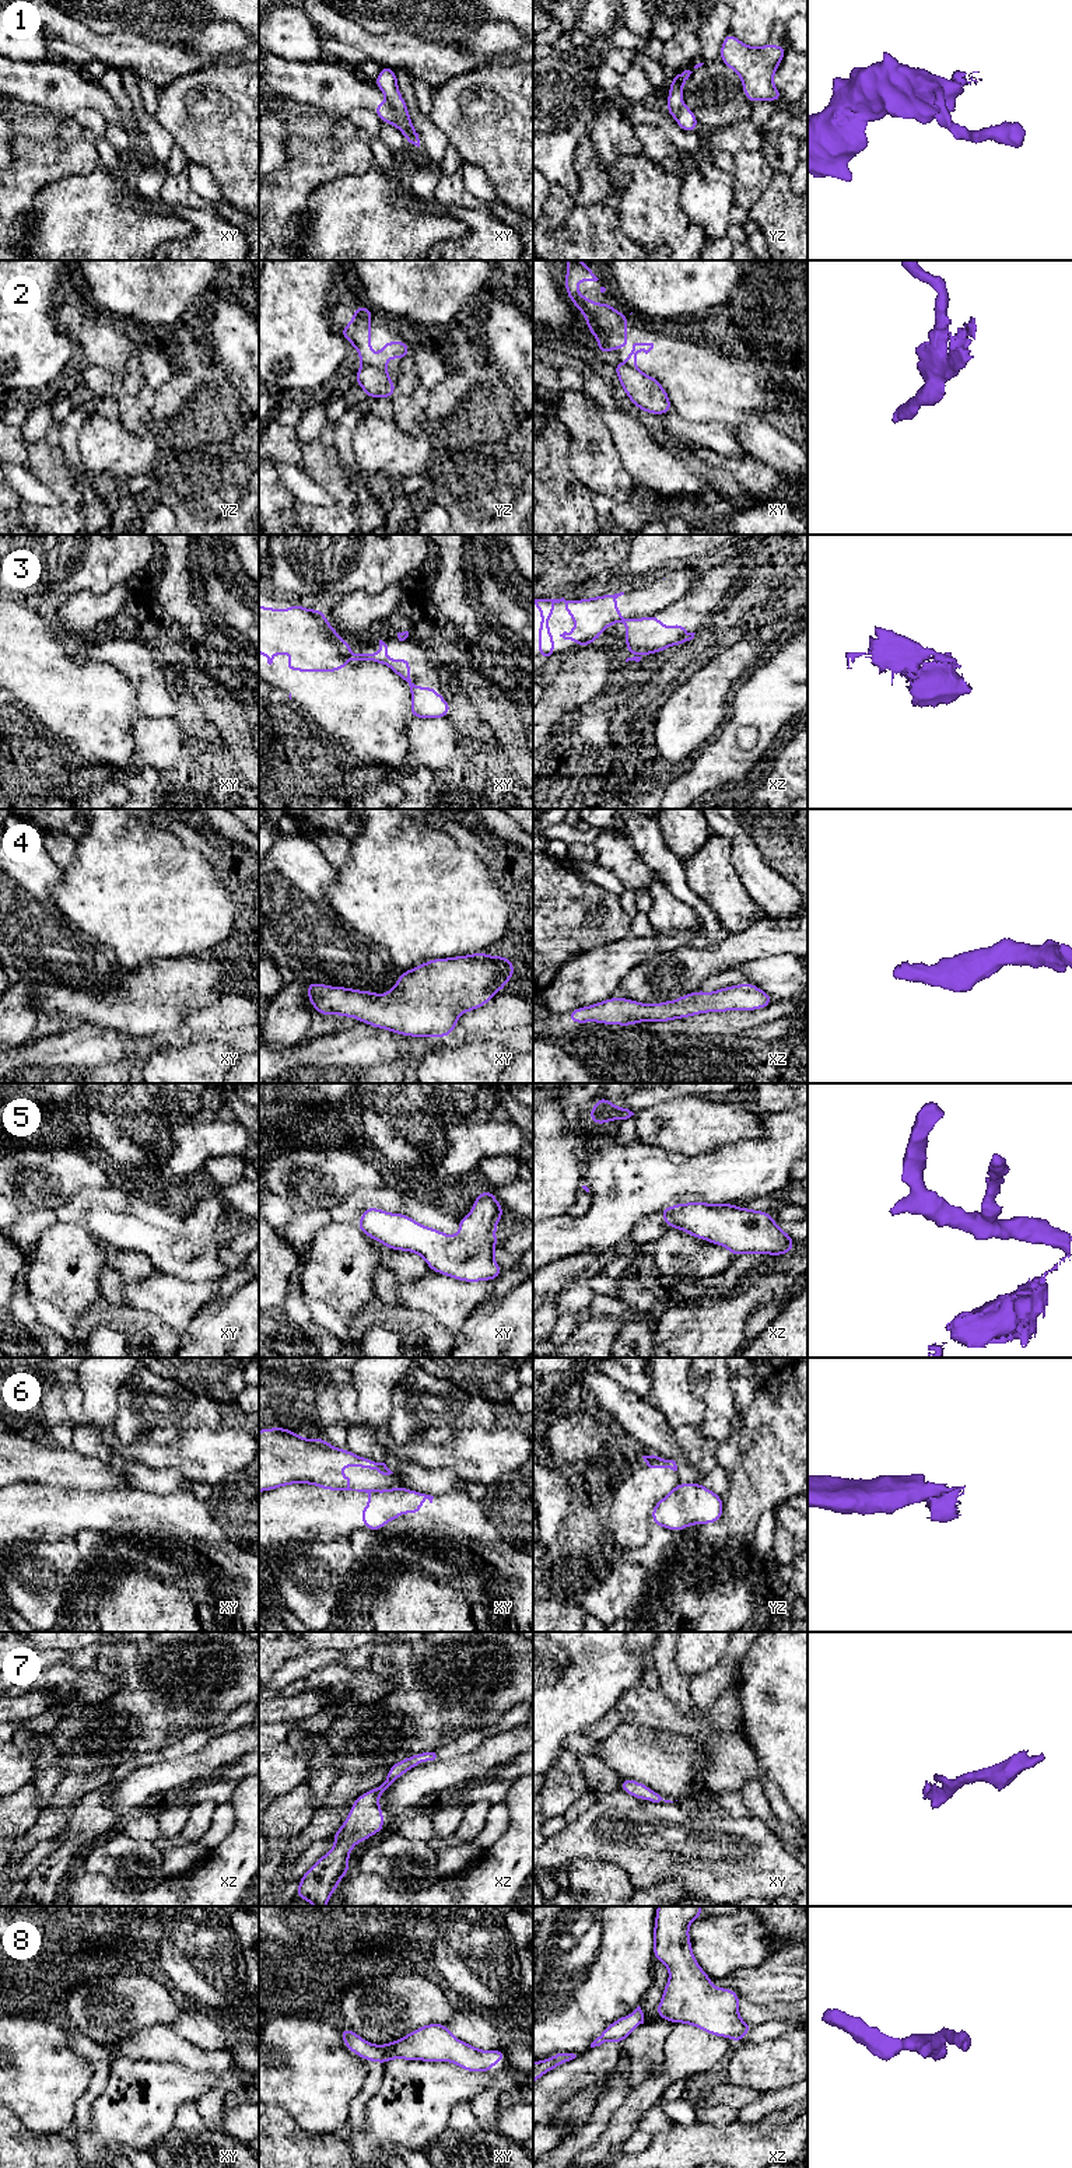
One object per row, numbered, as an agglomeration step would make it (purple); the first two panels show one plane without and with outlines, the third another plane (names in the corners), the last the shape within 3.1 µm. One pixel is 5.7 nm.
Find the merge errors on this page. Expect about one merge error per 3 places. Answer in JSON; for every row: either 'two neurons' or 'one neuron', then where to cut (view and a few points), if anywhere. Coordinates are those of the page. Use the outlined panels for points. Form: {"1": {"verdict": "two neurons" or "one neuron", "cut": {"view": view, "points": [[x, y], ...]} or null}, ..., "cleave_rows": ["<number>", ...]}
{"1": {"verdict": "two neurons", "cut": {"view": "xy", "points": [[388, 100], [400, 114], [407, 116]]}}, "2": {"verdict": "two neurons", "cut": {"view": "yz", "points": [[363, 364], [379, 367], [385, 371]]}}, "3": {"verdict": "two neurons", "cut": {"view": "xy", "points": [[350, 654], [351, 657]]}}, "4": {"verdict": "one neuron", "cut": null}, "5": {"verdict": "one neuron", "cut": null}, "6": {"verdict": "two neurons", "cut": {"view": "xy", "points": [[378, 1489], [365, 1492]]}}, "7": {"verdict": "one neuron", "cut": null}, "8": {"verdict": "one neuron", "cut": null}, "cleave_rows": ["1", "2", "3", "6"]}

